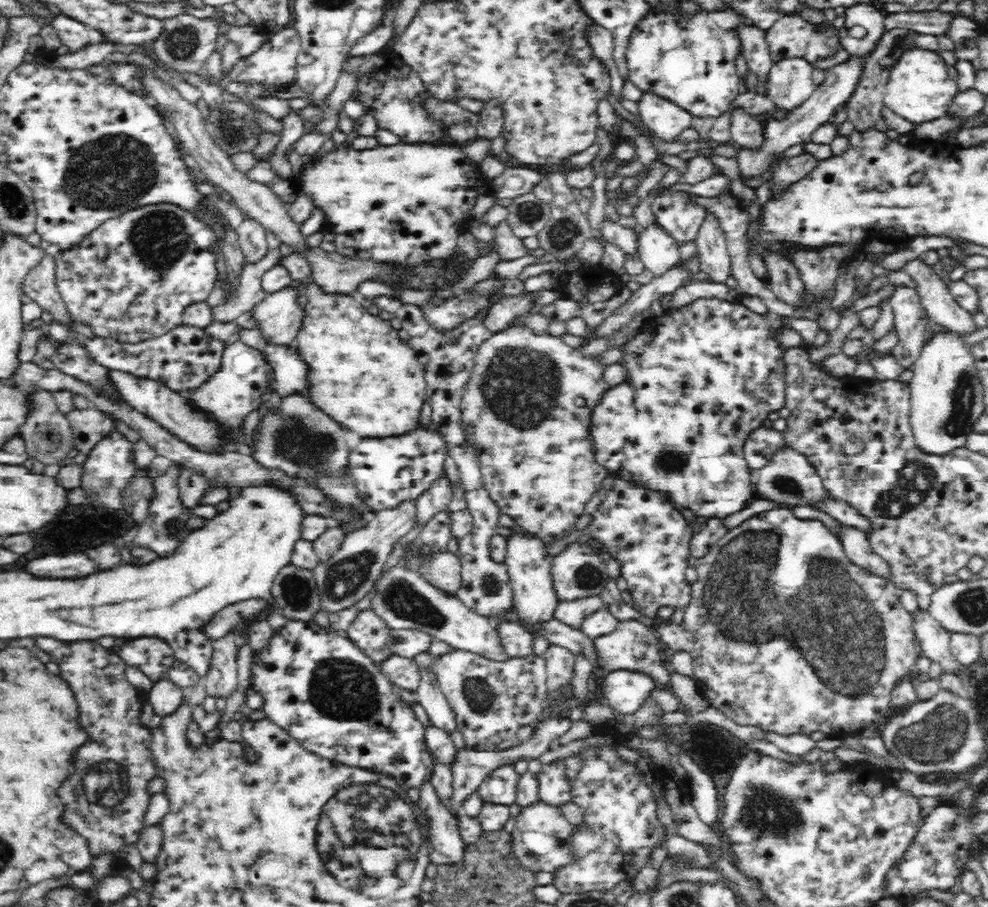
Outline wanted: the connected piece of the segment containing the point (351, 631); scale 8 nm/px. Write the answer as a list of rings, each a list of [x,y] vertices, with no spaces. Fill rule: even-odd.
[[[372,607],[358,611],[356,618],[345,630],[348,638],[374,663],[383,663],[392,658],[390,650],[390,625]]]

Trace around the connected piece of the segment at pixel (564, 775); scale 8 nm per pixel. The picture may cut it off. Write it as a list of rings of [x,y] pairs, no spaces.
[[[568,757],[556,758],[543,764],[537,772],[540,781],[540,799],[553,805],[572,803],[572,780],[568,778]]]

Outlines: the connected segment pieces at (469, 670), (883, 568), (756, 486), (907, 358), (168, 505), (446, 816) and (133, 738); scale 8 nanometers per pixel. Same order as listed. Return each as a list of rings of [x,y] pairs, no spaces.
[[[451,648],[436,657],[434,671],[438,683],[448,699],[454,713],[457,730],[462,733],[464,742],[476,750],[508,750],[518,744],[517,731],[520,726],[531,724],[541,711],[541,702],[546,696],[547,668],[543,657],[512,657],[506,662],[494,662],[481,654]]]
[[[838,522],[834,526],[834,532],[838,532],[838,538],[842,545],[846,558],[854,564],[872,571],[882,577],[889,577],[889,565],[872,552],[867,539],[867,532],[852,524]]]
[[[784,443],[771,452],[768,462],[764,466],[753,472],[755,473],[753,477],[753,491],[756,495],[758,497],[762,496],[762,499],[779,503],[780,506],[792,508],[800,505],[813,506],[811,504],[813,500],[829,495],[824,491],[822,479],[813,470],[806,456]]]
[[[897,287],[886,301],[893,312],[893,330],[898,340],[890,352],[909,369],[920,354],[926,336],[932,330],[938,332],[947,328],[940,328],[928,315],[916,288]]]
[[[171,466],[165,475],[153,480],[156,497],[150,502],[148,517],[139,526],[140,530],[136,534],[131,534],[132,538],[136,538],[133,544],[136,544],[136,542],[146,544],[146,547],[150,547],[160,557],[174,554],[178,546],[180,546],[180,542],[184,542],[194,531],[189,526],[189,519],[192,517],[191,512],[179,496],[177,478],[176,466]]]
[[[431,775],[418,786],[419,802],[430,817],[430,858],[436,865],[460,864],[465,858],[466,842],[459,829],[458,818],[450,813],[438,799]]]
[[[36,638],[38,646],[46,652],[50,652],[50,658],[58,662],[60,674],[72,682],[72,688],[76,692],[80,712],[82,712],[82,722],[88,726],[88,732],[92,734],[92,742],[84,746],[84,750],[76,756],[76,774],[72,774],[72,782],[64,784],[64,800],[68,802],[68,820],[78,833],[87,842],[89,860],[98,860],[102,856],[112,858],[114,867],[124,868],[128,866],[126,860],[126,850],[130,846],[137,846],[140,842],[140,834],[146,826],[146,814],[150,807],[150,792],[146,791],[148,782],[158,775],[156,771],[156,761],[152,755],[153,731],[140,720],[142,706],[146,701],[134,684],[131,684],[124,674],[126,664],[119,655],[112,654],[112,650],[104,650],[104,646],[98,646],[96,642],[60,642],[56,638]]]

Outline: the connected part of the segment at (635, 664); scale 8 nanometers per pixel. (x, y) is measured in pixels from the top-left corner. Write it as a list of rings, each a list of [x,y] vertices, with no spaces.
[[[644,619],[620,621],[618,628],[610,632],[610,634],[603,634],[591,639],[591,648],[593,648],[593,654],[595,654],[593,661],[598,670],[607,673],[616,672],[616,670],[644,671],[652,675],[659,687],[670,690],[670,669],[662,660],[662,654],[660,654],[662,647],[660,638],[650,628],[649,622]]]

